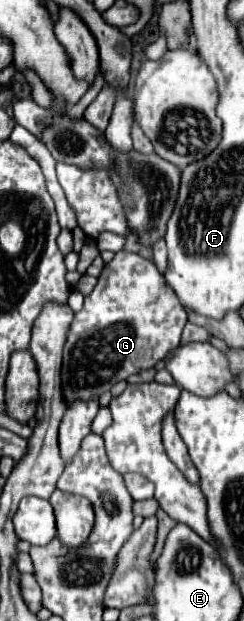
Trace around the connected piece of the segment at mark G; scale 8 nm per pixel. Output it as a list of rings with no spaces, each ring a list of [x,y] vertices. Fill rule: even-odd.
[[[119,250],[115,258],[103,266],[97,278],[97,286],[89,296],[85,296],[83,310],[75,314],[75,320],[69,328],[61,370],[63,396],[67,404],[71,404],[77,398],[89,400],[95,394],[99,396],[107,392],[115,382],[127,380],[131,374],[137,374],[139,370],[153,368],[161,358],[167,356],[167,352],[179,346],[185,322],[187,312],[183,310],[181,302],[167,286],[163,274],[155,268],[155,264],[137,254],[129,254],[129,250]]]

